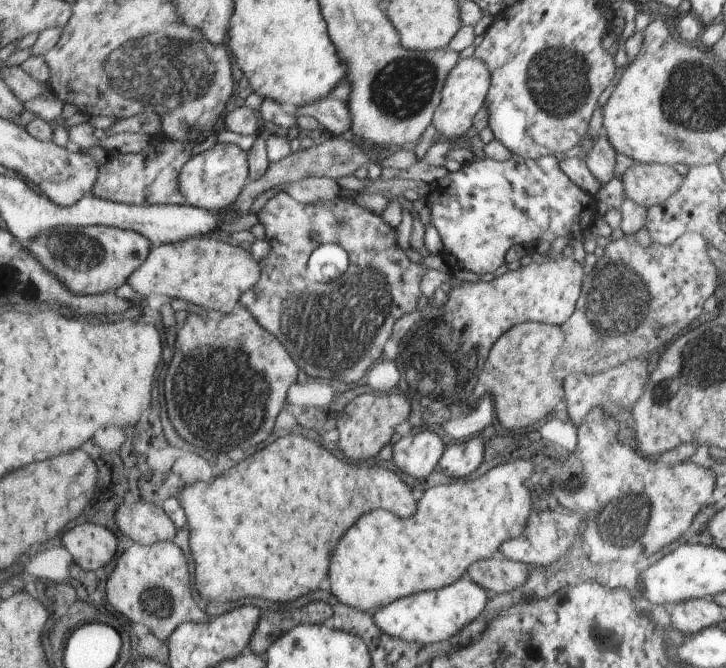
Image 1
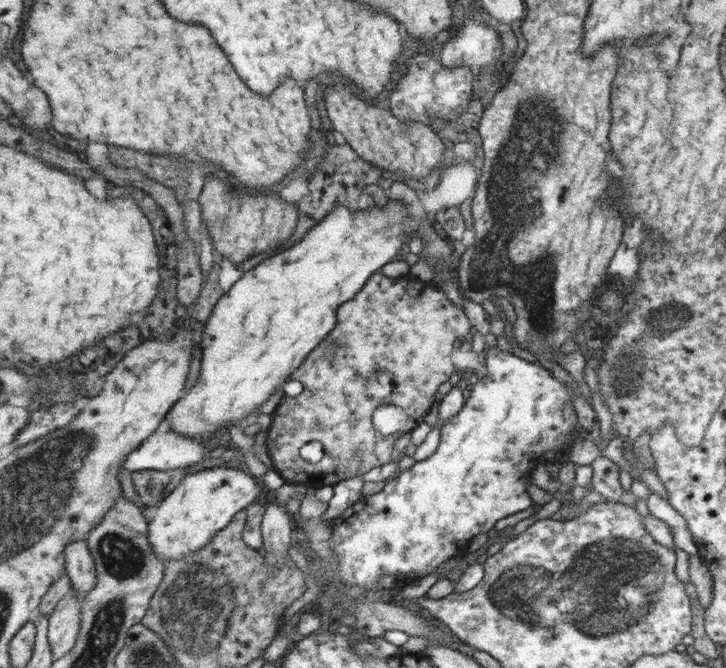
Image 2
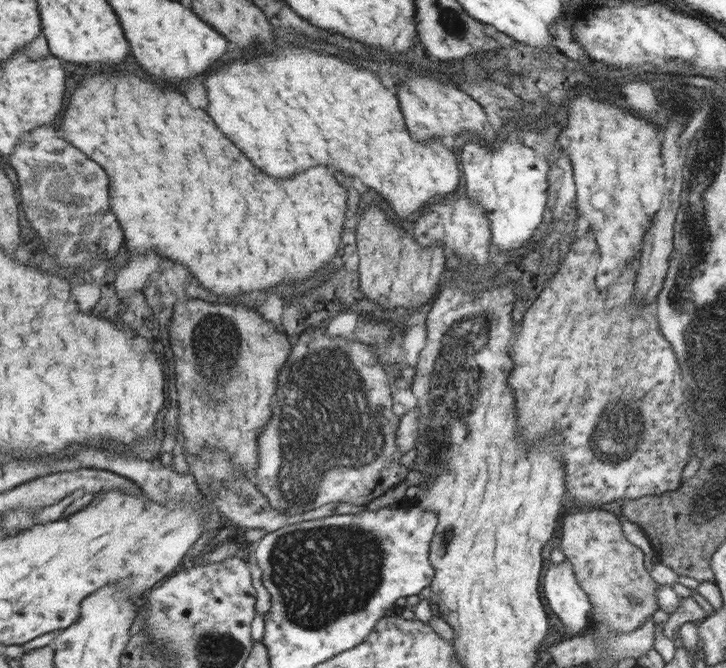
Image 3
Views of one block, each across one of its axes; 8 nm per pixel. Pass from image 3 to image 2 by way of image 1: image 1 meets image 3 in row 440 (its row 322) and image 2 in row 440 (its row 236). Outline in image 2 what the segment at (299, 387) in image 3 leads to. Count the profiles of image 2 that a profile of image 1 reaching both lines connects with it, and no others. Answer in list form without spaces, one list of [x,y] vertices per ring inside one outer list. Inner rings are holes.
[[[378,271],[365,283],[366,290],[362,290],[358,298],[350,299],[346,301],[346,306],[342,306],[342,314],[338,314],[338,330],[329,333],[327,342],[337,343],[333,354],[325,353],[326,343],[322,343],[310,353],[300,368],[292,374],[294,380],[302,382],[303,392],[296,398],[286,396],[272,414],[266,446],[275,470],[288,483],[301,482],[294,476],[310,472],[307,486],[314,489],[333,486],[345,478],[364,475],[372,468],[390,462],[394,452],[394,441],[424,421],[430,407],[435,403],[439,386],[448,382],[450,374],[454,374],[452,350],[455,344],[472,336],[473,327],[464,311],[449,299],[442,302],[442,294],[438,294],[438,300],[430,298],[430,302],[416,303],[418,296],[424,290],[428,290],[429,284],[411,274],[390,278]],[[382,371],[393,376],[395,390],[392,396],[384,400],[368,398],[367,380],[373,374]],[[382,405],[402,406],[402,410],[408,414],[404,426],[398,432],[384,436],[373,427],[372,414]]]

